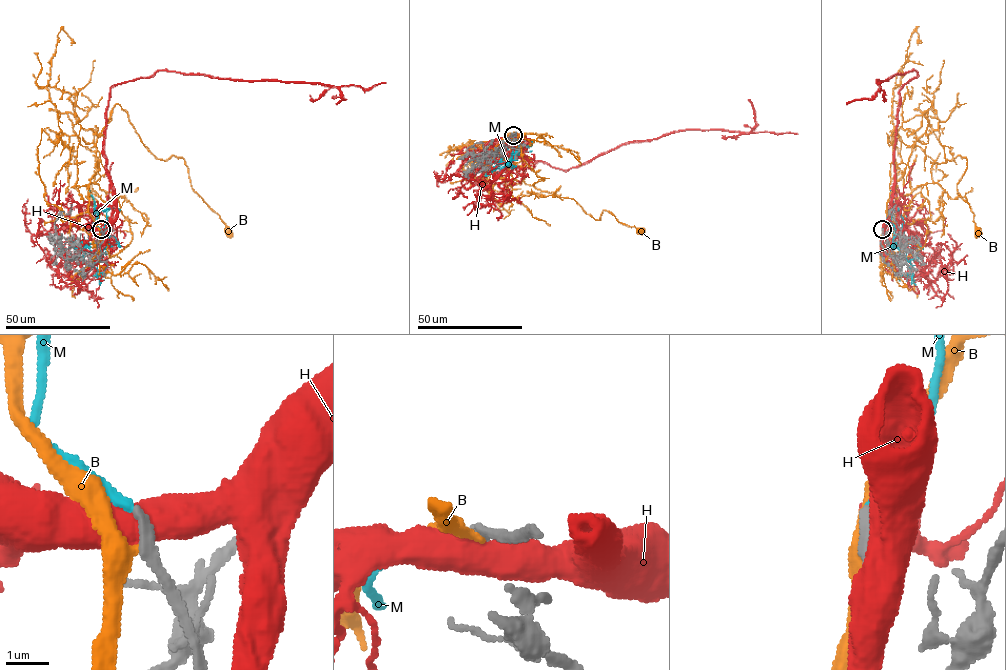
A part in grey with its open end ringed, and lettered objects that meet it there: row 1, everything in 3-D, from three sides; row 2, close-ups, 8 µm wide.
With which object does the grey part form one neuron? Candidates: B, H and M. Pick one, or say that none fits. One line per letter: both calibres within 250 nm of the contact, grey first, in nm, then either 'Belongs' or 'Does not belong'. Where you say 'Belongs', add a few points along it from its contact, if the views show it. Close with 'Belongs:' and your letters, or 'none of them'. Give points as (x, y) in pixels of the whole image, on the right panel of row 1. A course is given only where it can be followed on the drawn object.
B: Thickness 340 nm (grey) against 320 nm. Does not belong
H: Thickness 300 nm (grey) against 550 nm. Does not belong
M: Thickness 260 nm (grey) against 220 nm. Belongs. Its course: (882, 228), (888, 213), (894, 210), (891, 222), (898, 236), (910, 243), (891, 198), (893, 190)
Belongs: M

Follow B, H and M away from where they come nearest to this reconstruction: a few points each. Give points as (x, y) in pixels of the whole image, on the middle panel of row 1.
B: (513, 135), (500, 139), (509, 172), (515, 180), (573, 199), (595, 219), (607, 210), (619, 222), (640, 231)
H: (513, 136), (528, 143), (515, 147), (520, 152), (567, 170), (622, 145), (682, 130), (797, 133)
M: (512, 135), (508, 137), (510, 143), (518, 147), (501, 163), (502, 156), (509, 154), (506, 146), (501, 146)

